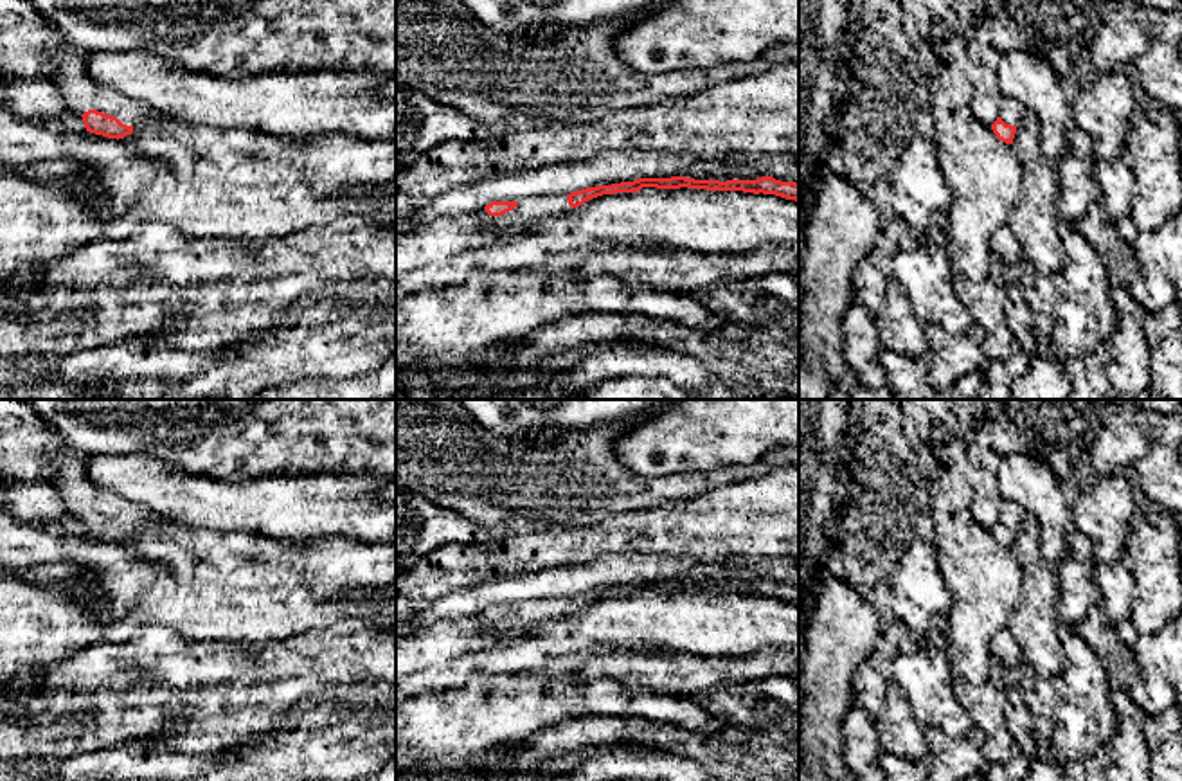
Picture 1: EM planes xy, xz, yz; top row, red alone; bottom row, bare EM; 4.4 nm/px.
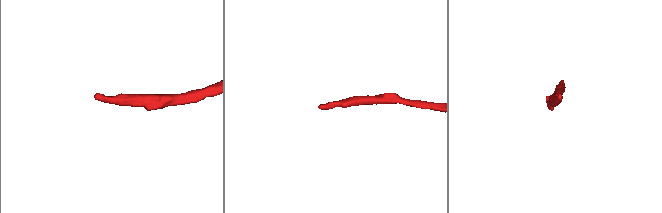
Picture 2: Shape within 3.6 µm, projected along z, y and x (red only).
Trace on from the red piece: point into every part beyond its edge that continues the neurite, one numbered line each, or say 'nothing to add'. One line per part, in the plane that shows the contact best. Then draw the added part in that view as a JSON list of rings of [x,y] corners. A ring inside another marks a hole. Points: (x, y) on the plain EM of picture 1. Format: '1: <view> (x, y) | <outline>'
1: xy (65, 470) | [[[70,450],[45,455],[41,461],[41,477],[58,488],[63,504],[76,518],[97,513],[117,520],[126,529],[167,522],[167,518],[149,513],[142,506],[94,484],[85,473],[81,455]]]

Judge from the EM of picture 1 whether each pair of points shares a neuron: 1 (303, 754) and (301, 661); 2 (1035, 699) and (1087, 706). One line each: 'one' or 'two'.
1: two
2: one

